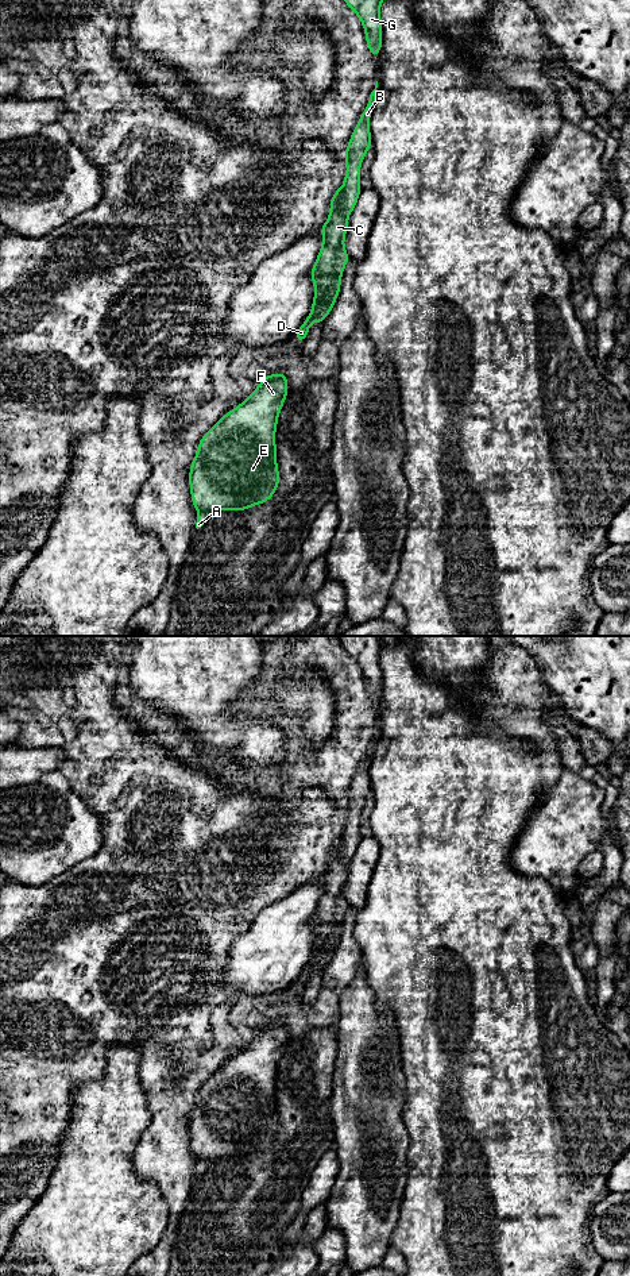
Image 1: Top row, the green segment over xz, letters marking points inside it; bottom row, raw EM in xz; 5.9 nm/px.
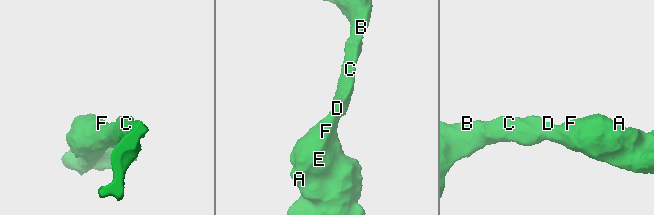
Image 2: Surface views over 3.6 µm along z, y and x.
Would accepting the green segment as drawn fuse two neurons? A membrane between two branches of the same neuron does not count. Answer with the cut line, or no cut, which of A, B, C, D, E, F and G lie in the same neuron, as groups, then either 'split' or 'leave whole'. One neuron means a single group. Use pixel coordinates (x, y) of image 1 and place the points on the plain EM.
cut xz (343, 886), (336, 902), (339, 931); groups A C D E F G / B; split

